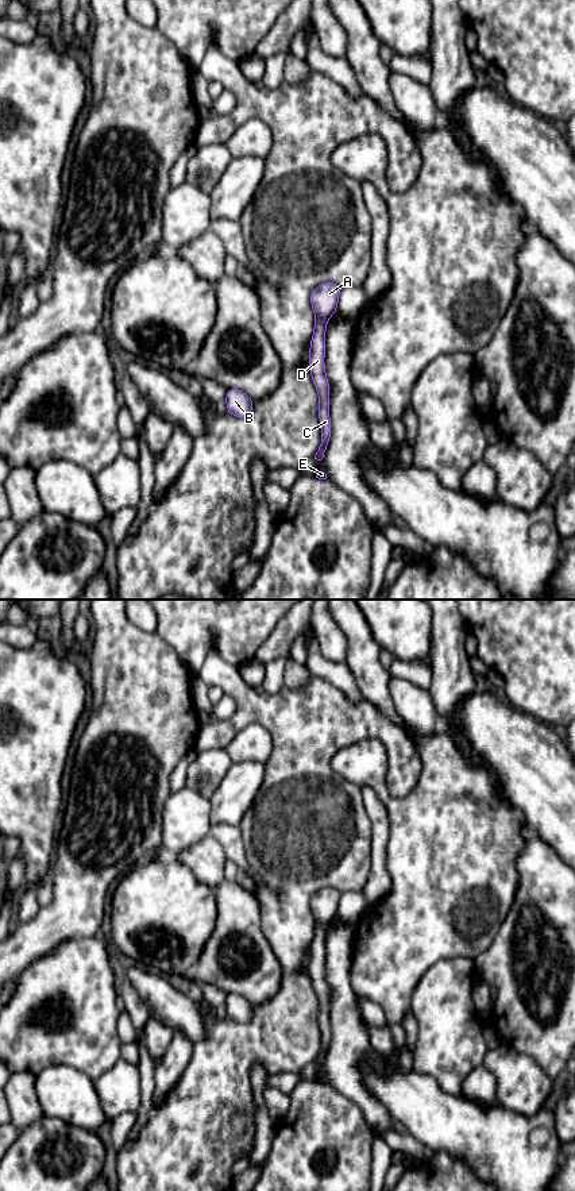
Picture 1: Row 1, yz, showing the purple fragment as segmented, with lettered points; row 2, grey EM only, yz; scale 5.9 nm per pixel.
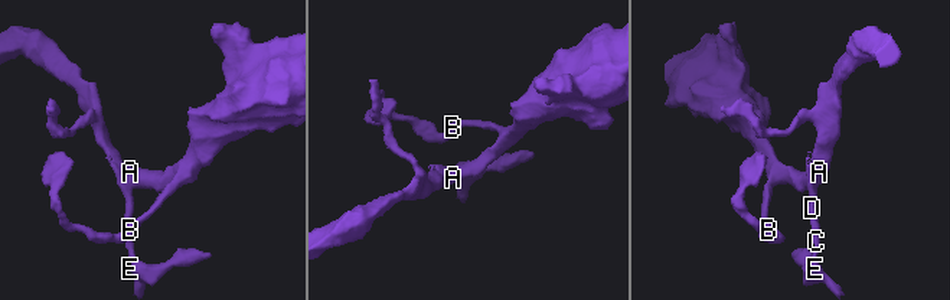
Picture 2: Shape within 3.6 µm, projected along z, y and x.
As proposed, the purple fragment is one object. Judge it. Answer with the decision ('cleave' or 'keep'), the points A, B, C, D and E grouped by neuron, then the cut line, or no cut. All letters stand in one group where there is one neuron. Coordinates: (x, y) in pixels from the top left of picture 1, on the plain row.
cleave; groups A B / C D E; cut yz (316, 921), (325, 927)

